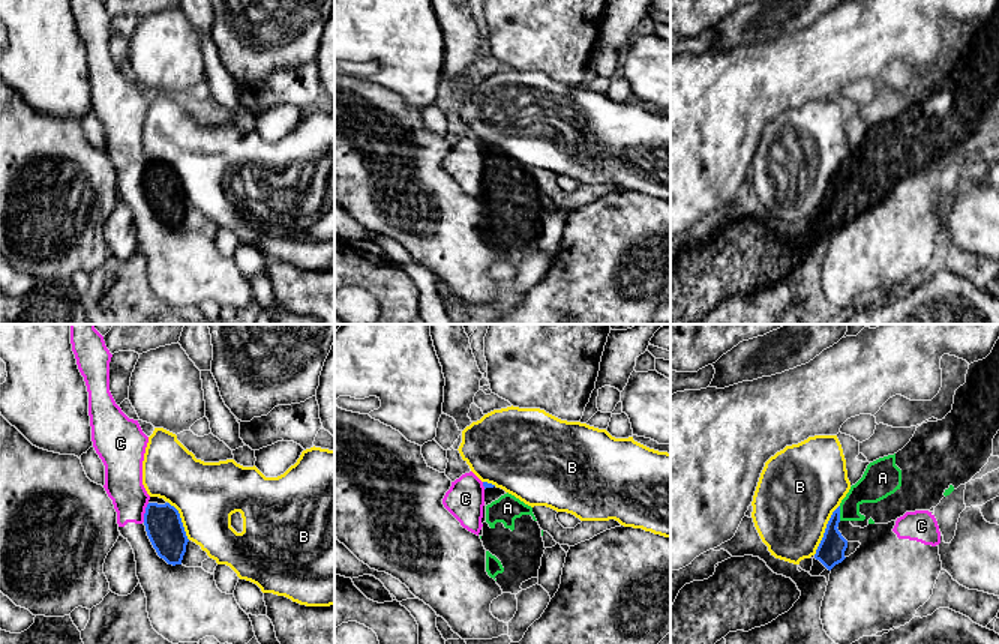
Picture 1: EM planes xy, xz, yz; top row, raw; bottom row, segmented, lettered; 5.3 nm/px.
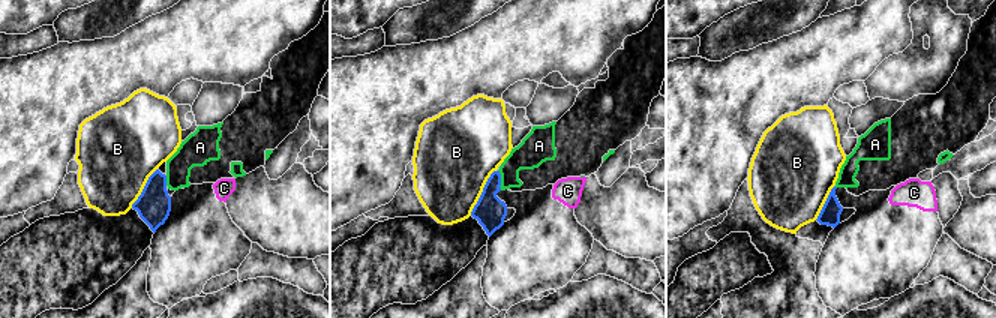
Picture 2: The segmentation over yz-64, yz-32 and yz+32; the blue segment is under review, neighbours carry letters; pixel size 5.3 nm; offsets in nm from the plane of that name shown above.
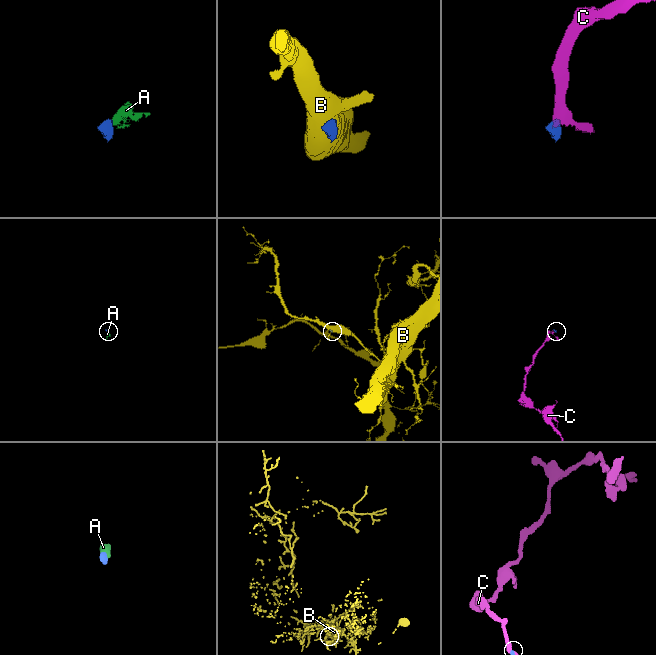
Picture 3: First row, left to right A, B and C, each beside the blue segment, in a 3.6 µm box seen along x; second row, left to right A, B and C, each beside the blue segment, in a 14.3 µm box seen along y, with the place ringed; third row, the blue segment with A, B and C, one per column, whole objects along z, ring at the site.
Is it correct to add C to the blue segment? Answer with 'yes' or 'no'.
no

